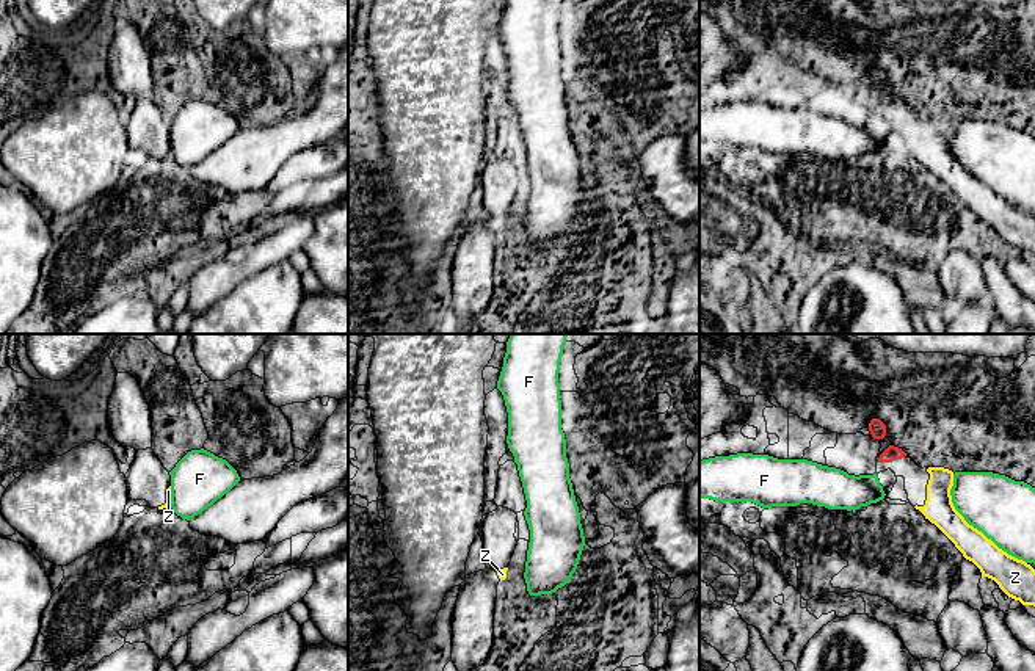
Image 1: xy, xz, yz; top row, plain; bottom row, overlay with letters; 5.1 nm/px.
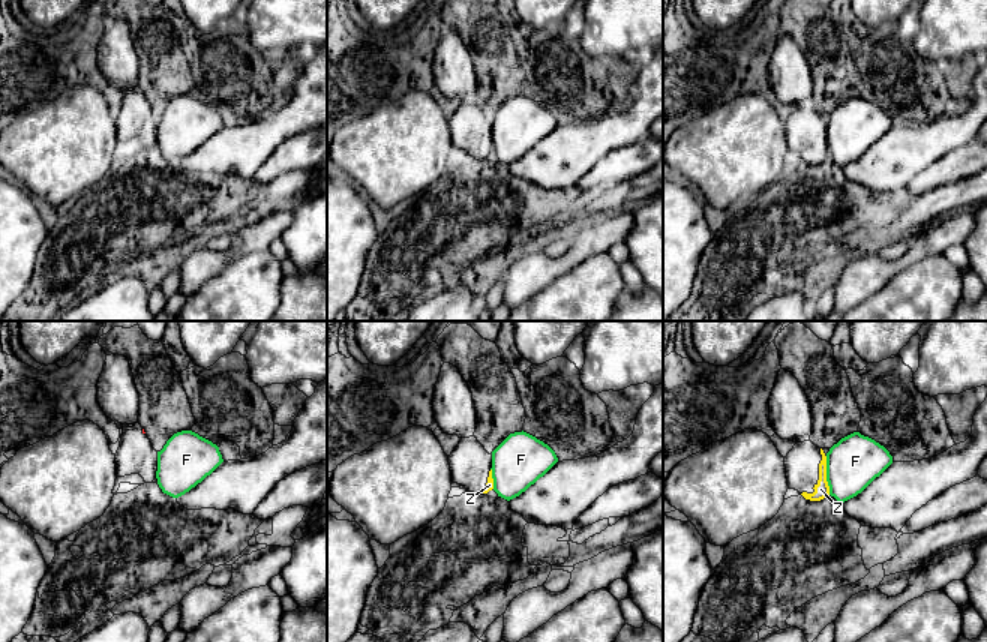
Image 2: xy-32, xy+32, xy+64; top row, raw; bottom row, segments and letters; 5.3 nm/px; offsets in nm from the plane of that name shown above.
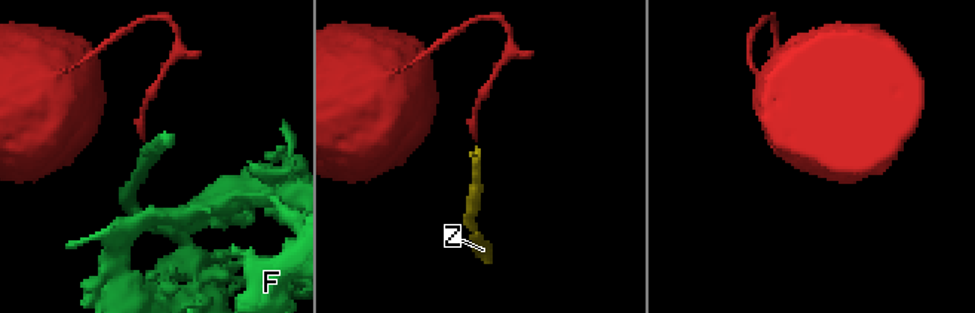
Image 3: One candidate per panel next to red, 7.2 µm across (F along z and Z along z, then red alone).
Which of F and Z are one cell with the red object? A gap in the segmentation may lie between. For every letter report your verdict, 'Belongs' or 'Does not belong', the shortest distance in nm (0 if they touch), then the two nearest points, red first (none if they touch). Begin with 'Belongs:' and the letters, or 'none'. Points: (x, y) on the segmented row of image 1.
Belongs: Z
F: Does not belong. Distance 70 nm. Across: yz (878, 461), (875, 474)
Z: Belongs. Distance 130 nm. Across: yz (905, 455), (927, 469)

